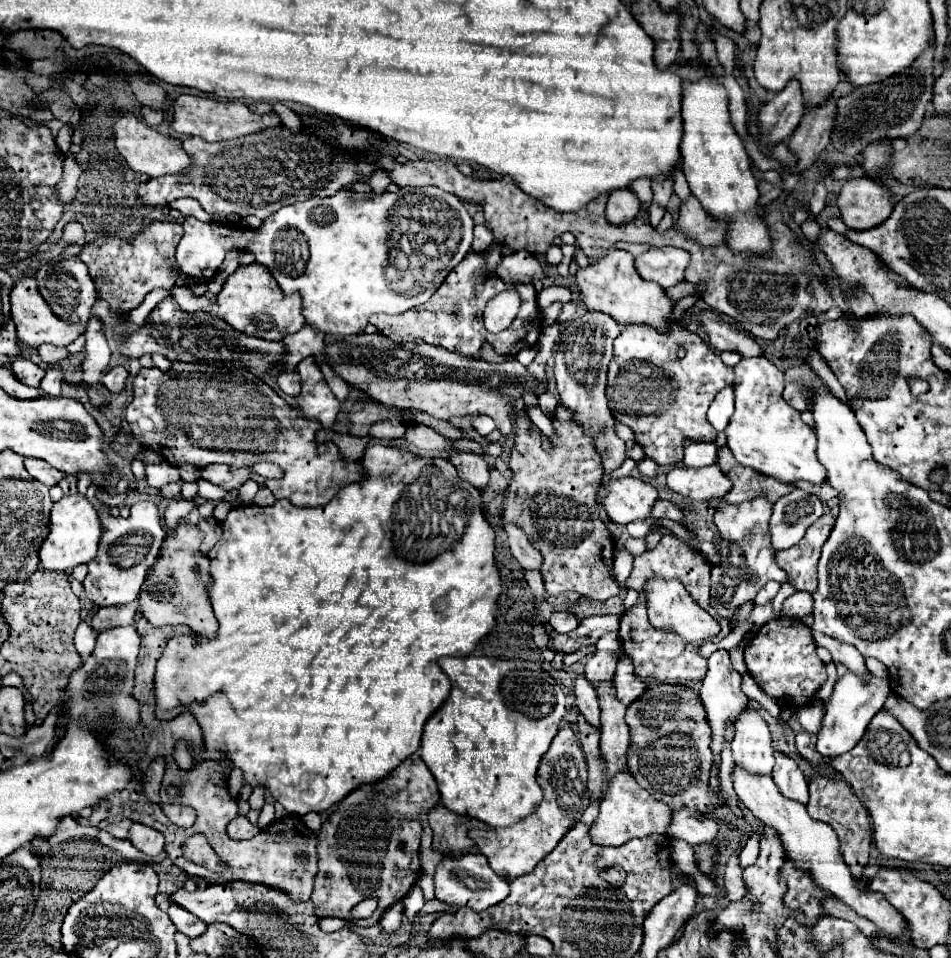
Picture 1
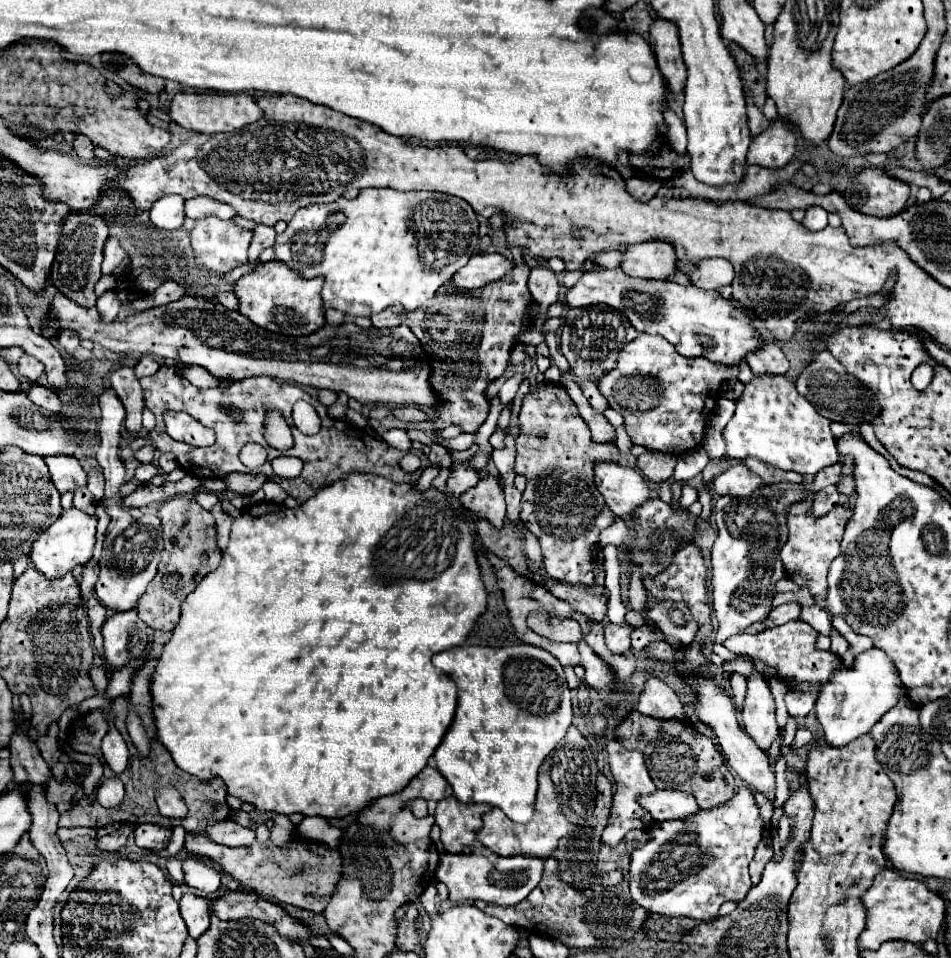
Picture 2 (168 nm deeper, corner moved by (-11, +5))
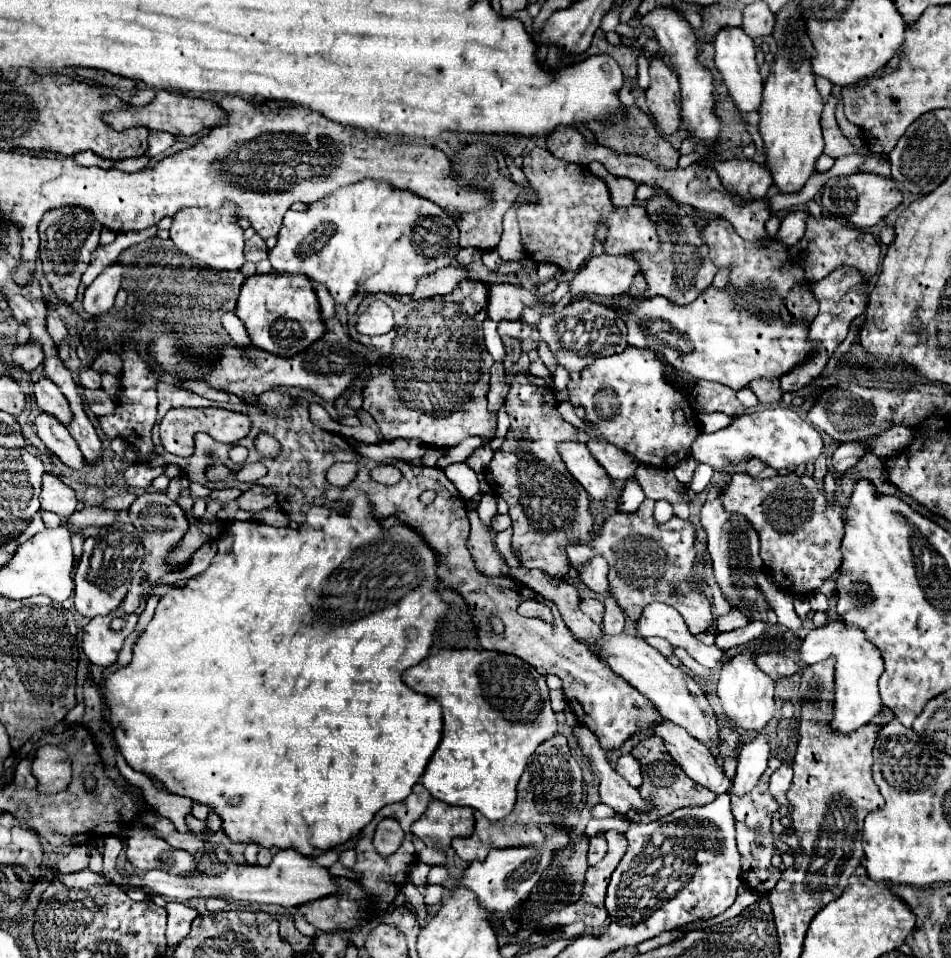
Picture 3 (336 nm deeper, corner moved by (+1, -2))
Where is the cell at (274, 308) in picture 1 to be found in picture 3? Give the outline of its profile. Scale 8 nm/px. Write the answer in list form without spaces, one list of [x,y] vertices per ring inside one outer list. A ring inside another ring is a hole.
[[[266,273],[252,275],[240,287],[236,315],[246,325],[252,343],[264,351],[280,357],[292,357],[304,351],[312,341],[324,335],[324,321],[320,319],[318,297],[312,281],[304,275]]]

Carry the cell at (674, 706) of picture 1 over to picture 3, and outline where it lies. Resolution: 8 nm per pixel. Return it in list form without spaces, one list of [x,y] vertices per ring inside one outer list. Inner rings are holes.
[[[644,737],[640,739],[634,749],[630,751],[638,761],[640,765],[644,767],[644,783],[640,785],[640,795],[644,799],[652,799],[656,809],[648,815],[648,819],[658,819],[658,817],[664,817],[680,807],[694,807],[694,805],[706,805],[706,803],[712,803],[716,799],[716,793],[712,793],[710,789],[704,789],[702,785],[696,785],[696,781],[692,781],[682,769],[680,765],[676,765],[676,761],[672,759],[672,755],[664,749],[662,741],[658,737]]]

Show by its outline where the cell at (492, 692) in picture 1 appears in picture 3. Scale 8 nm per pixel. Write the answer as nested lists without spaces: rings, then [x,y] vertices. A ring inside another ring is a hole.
[[[442,649],[430,653],[422,663],[404,673],[404,683],[414,691],[434,697],[444,711],[442,741],[422,775],[424,787],[434,799],[448,805],[464,805],[478,809],[486,819],[500,821],[516,805],[516,785],[524,767],[536,747],[558,733],[558,719],[550,705],[550,689],[544,675],[536,673],[532,665],[508,653],[486,649]]]

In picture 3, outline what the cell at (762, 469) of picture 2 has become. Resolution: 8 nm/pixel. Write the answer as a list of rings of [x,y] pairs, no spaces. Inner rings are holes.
[[[756,457],[746,463],[746,473],[748,473],[750,477],[754,477],[754,479],[766,479],[766,477],[774,477],[774,475],[776,475],[774,469],[770,469],[768,465],[764,465],[764,463],[762,463],[760,459],[756,459]]]

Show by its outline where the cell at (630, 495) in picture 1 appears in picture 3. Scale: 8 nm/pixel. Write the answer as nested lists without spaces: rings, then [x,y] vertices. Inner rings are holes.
[[[584,441],[562,443],[560,455],[566,461],[568,471],[588,491],[590,499],[602,501],[608,495],[616,493],[614,481],[608,477],[608,473],[604,473],[604,467],[600,467],[600,463],[590,455]]]

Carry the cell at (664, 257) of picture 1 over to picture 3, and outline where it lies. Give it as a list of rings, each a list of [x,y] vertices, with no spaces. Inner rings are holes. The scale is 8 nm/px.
[[[598,255],[592,257],[586,267],[570,281],[572,295],[596,293],[596,295],[618,295],[632,287],[638,273],[636,259],[630,255]]]

